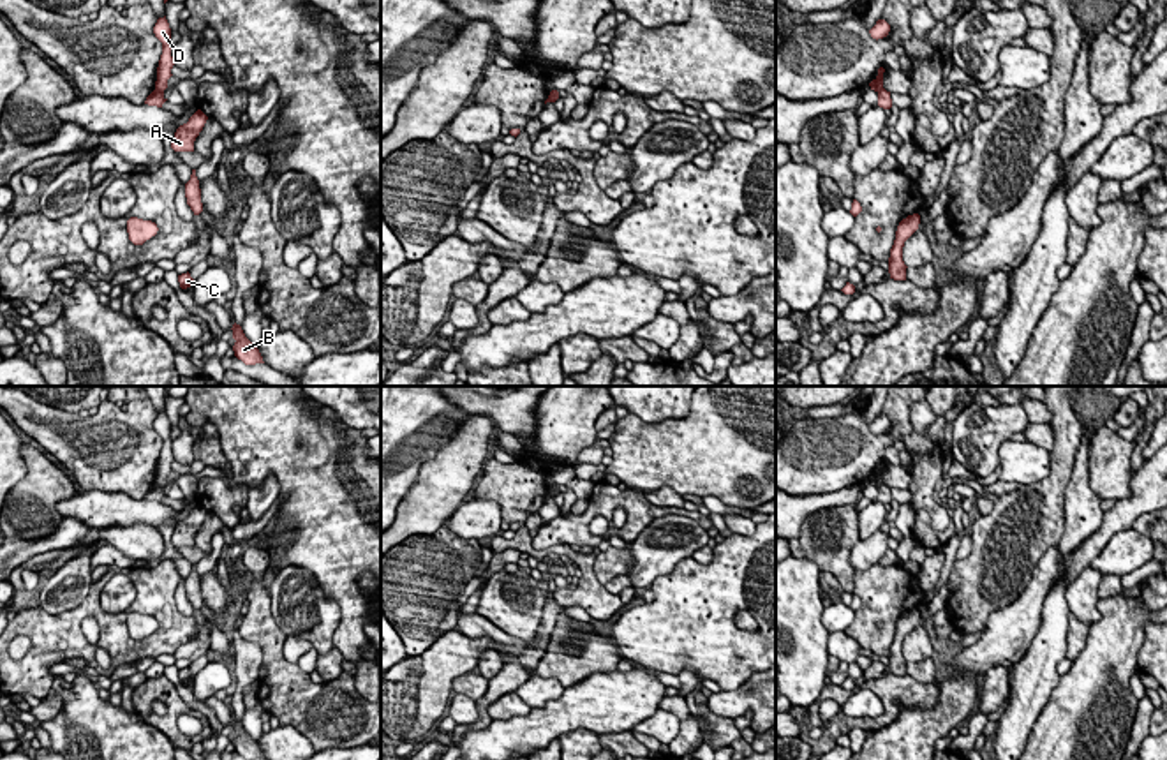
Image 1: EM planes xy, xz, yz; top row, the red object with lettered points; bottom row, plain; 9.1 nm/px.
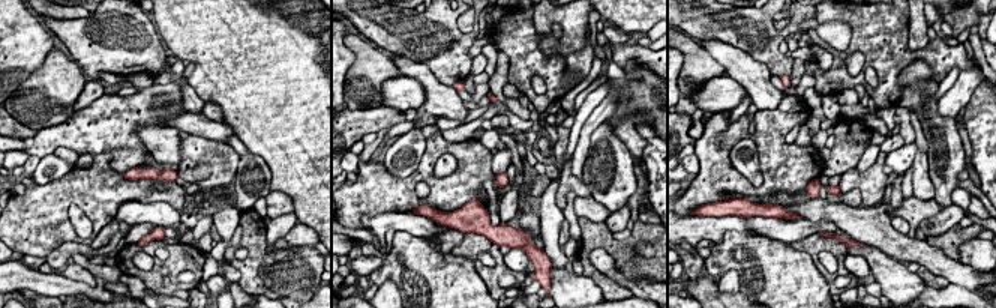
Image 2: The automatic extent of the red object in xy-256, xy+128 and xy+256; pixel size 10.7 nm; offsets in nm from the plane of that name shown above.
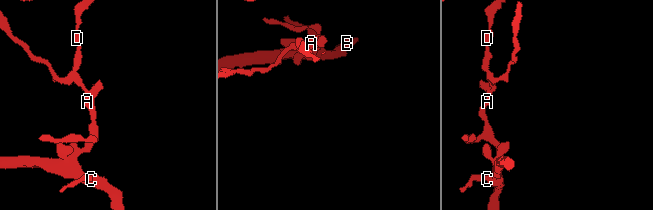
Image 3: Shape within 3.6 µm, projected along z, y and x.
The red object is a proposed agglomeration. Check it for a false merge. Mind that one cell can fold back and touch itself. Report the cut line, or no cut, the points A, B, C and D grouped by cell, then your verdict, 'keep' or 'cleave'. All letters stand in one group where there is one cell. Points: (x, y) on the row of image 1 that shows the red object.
cut xy (156, 89), (163, 92); groups A B C / D; cleave

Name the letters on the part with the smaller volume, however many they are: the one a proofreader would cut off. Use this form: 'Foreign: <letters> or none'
Foreign: A, B, C

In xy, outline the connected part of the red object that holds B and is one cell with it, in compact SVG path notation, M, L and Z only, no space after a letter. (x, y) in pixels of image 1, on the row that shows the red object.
M234 323L231 330L233 330L233 339L236 340L233 351L238 360L242 360L245 365L264 363L257 346L254 346L245 337L242 326Z

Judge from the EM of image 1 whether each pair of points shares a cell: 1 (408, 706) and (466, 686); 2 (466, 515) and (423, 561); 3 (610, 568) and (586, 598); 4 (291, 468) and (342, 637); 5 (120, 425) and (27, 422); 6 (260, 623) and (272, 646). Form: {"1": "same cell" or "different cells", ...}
{"1": "different cells", "2": "different cells", "3": "different cells", "4": "same cell", "5": "same cell", "6": "same cell"}

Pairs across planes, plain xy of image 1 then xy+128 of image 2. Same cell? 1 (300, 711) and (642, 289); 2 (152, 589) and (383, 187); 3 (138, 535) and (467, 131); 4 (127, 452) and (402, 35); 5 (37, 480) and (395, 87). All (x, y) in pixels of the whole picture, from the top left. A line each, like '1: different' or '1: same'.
1: different
2: same
3: different
4: same
5: different

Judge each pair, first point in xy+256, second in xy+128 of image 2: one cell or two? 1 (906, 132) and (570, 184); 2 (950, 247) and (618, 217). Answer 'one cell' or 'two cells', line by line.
1: one cell
2: two cells

